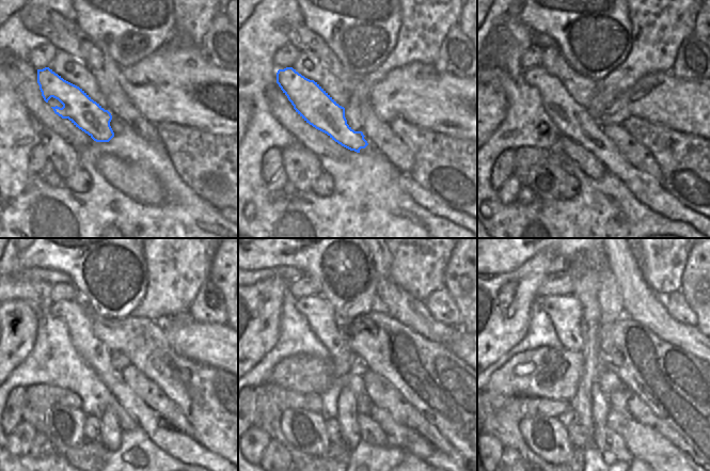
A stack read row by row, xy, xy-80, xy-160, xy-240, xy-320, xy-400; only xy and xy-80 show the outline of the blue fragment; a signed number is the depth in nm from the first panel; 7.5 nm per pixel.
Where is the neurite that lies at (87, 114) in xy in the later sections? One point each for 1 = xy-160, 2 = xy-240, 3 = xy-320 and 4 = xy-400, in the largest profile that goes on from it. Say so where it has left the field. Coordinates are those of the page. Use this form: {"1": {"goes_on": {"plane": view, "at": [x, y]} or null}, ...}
{"1": {"goes_on": {"plane": "xy-160", "at": [573, 121]}}, "2": {"goes_on": {"plane": "xy-240", "at": [75, 313]}}, "3": {"goes_on": {"plane": "xy-320", "at": [319, 313]}}, "4": {"goes_on": {"plane": "xy-400", "at": [565, 312]}}}

